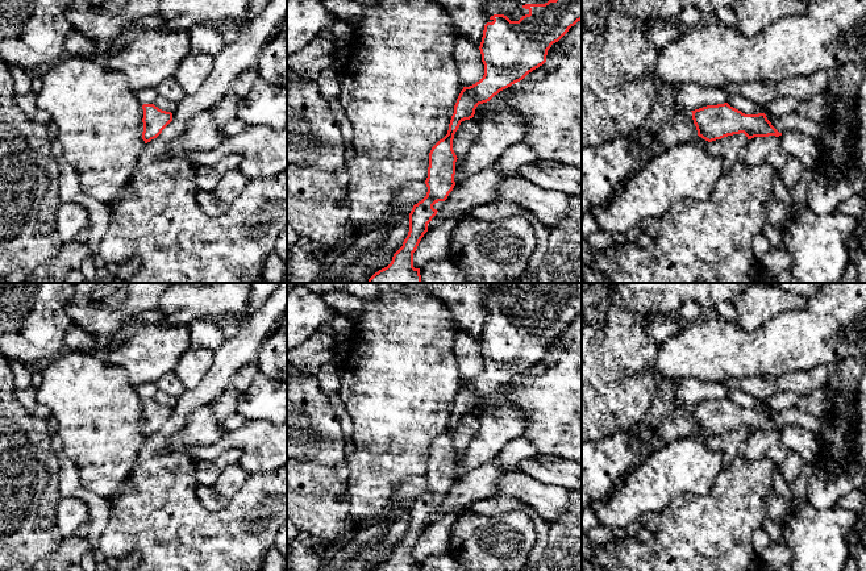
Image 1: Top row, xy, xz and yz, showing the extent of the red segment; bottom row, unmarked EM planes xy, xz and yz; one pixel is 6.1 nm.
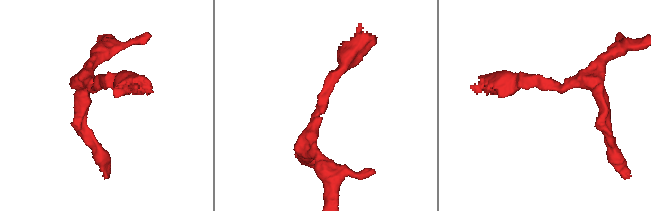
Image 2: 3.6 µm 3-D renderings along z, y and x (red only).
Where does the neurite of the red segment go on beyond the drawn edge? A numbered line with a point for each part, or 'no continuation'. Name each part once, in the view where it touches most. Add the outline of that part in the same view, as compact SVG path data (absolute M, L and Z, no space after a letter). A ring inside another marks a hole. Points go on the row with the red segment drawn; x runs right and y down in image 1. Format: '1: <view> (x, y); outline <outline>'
1: xz (513, 9); outline M487 0L484 13L487 18L494 14L504 14L511 21L519 21L522 16L529 14L525 4L545 4L549 0Z

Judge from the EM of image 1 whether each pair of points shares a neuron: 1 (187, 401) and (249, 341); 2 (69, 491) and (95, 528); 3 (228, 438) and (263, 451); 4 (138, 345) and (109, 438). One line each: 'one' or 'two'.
1: one
2: one
3: one
4: two

